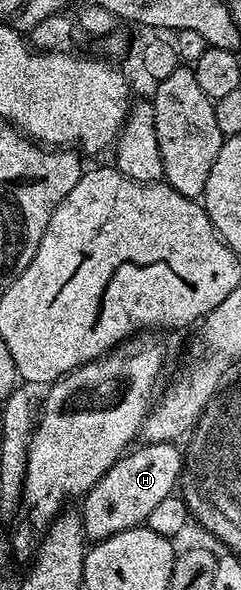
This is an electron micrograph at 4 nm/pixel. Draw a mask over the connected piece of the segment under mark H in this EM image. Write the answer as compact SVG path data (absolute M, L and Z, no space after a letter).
M143 443L141 447L135 447L129 454L117 460L108 470L108 474L104 474L104 478L100 478L100 482L96 482L96 486L92 486L92 490L88 490L81 501L82 528L91 541L106 540L129 528L145 525L152 509L163 498L175 495L182 474L183 449L178 449L177 443Z

